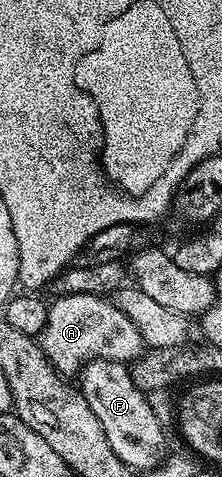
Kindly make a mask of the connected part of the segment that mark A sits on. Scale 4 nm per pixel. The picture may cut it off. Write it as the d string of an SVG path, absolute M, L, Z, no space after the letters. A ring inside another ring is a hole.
M69 294L55 296L47 309L47 321L37 337L49 362L63 376L79 374L93 360L134 362L142 357L145 345L137 326L107 296Z

